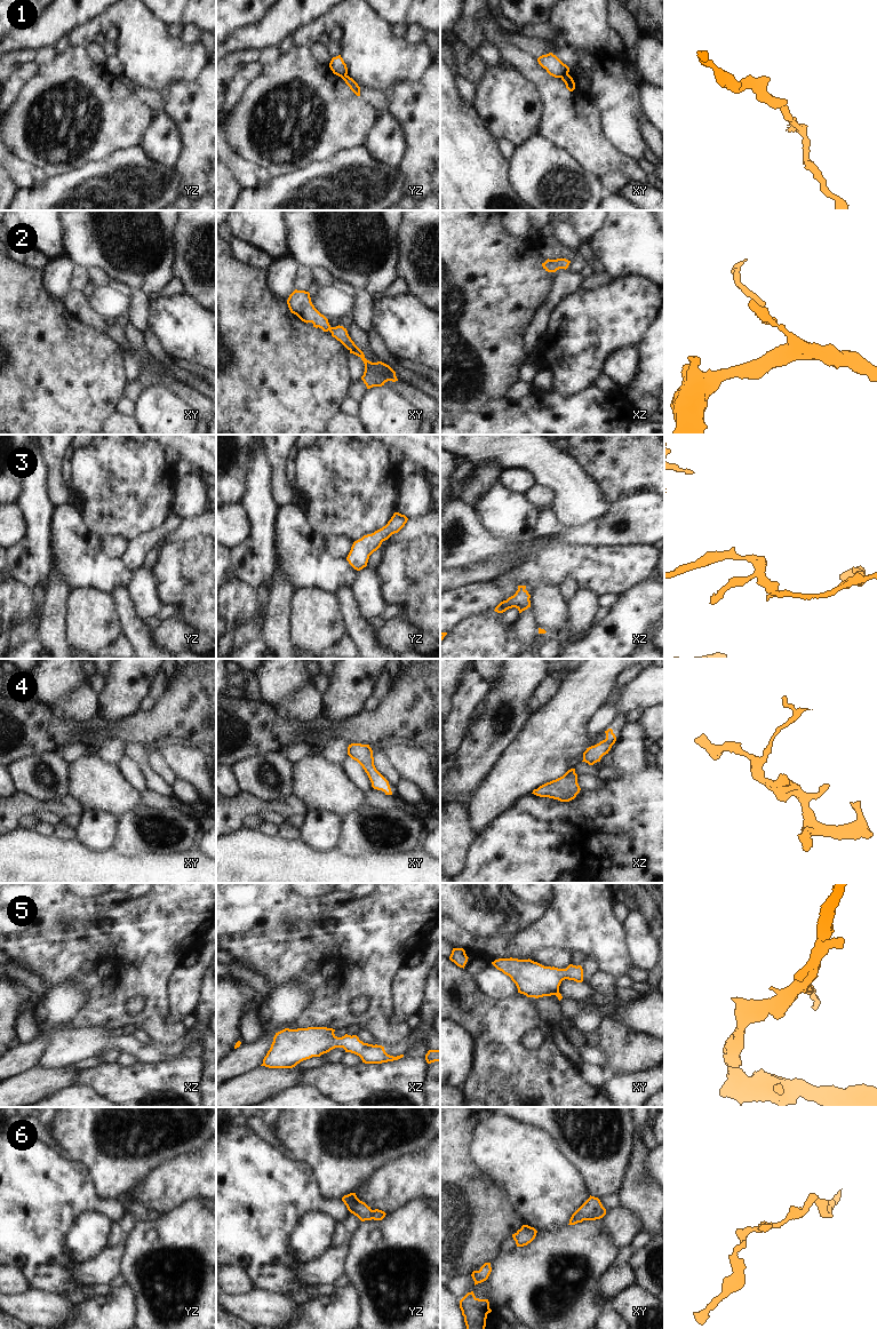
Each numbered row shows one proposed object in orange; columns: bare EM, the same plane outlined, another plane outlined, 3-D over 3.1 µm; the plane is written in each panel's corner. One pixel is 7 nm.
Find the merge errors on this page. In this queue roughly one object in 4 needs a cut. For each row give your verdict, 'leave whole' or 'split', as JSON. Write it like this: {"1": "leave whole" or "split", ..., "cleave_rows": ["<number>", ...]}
{"1": "split", "2": "leave whole", "3": "leave whole", "4": "leave whole", "5": "leave whole", "6": "leave whole", "cleave_rows": ["1"]}

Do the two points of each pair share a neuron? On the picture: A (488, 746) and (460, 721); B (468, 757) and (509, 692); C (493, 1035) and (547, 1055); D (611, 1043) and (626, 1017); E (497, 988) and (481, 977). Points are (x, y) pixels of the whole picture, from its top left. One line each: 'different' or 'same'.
A: different
B: same
C: same
D: different
E: same

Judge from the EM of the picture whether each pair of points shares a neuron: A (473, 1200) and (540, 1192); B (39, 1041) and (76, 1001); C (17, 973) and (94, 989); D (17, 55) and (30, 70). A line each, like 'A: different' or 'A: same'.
A: different
B: same
C: different
D: different

